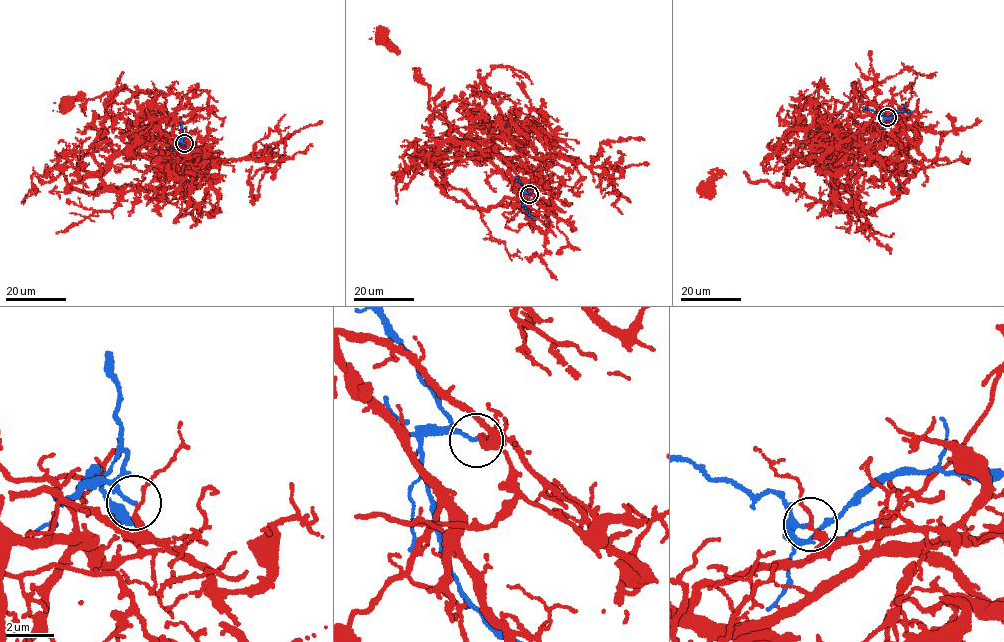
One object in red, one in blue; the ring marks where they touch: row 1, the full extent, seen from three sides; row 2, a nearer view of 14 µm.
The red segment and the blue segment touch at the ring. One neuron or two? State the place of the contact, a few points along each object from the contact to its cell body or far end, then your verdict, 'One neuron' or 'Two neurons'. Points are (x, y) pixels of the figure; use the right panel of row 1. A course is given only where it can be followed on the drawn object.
Place: (887, 117). Course of red: (887, 118), (831, 155), (822, 121), (874, 153), (854, 145), (848, 130), (798, 142), (786, 162), (790, 173). Course of blue: (887, 117), (896, 112), (912, 111). Two neurons

